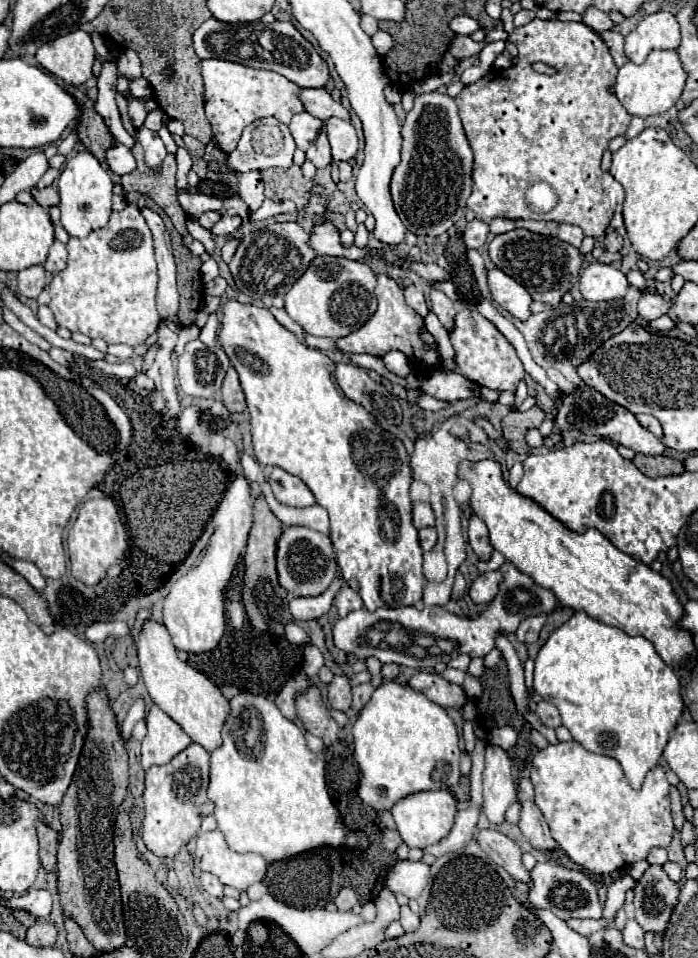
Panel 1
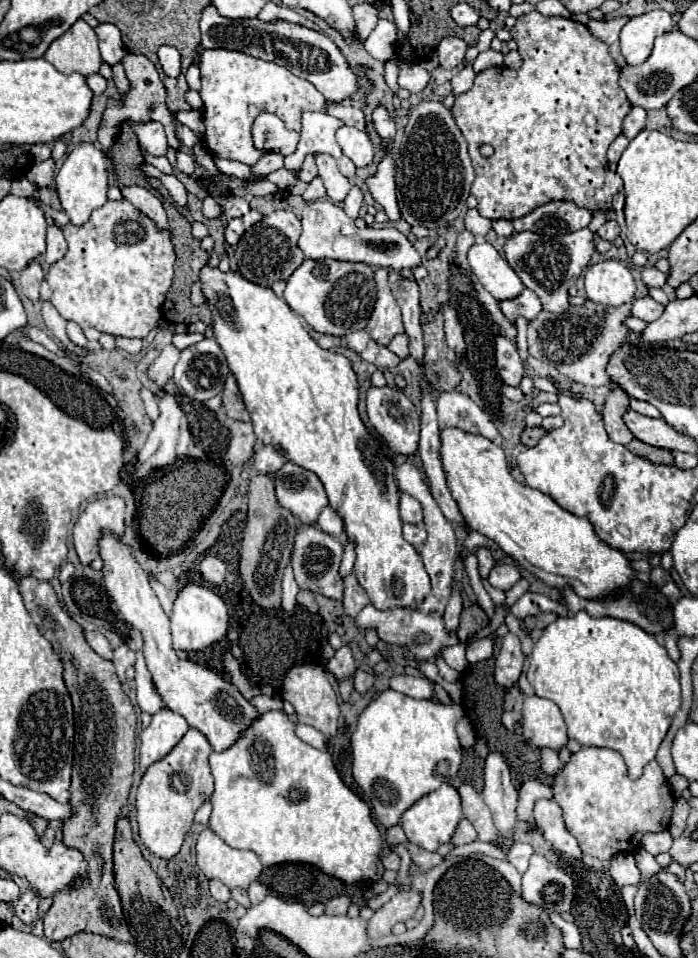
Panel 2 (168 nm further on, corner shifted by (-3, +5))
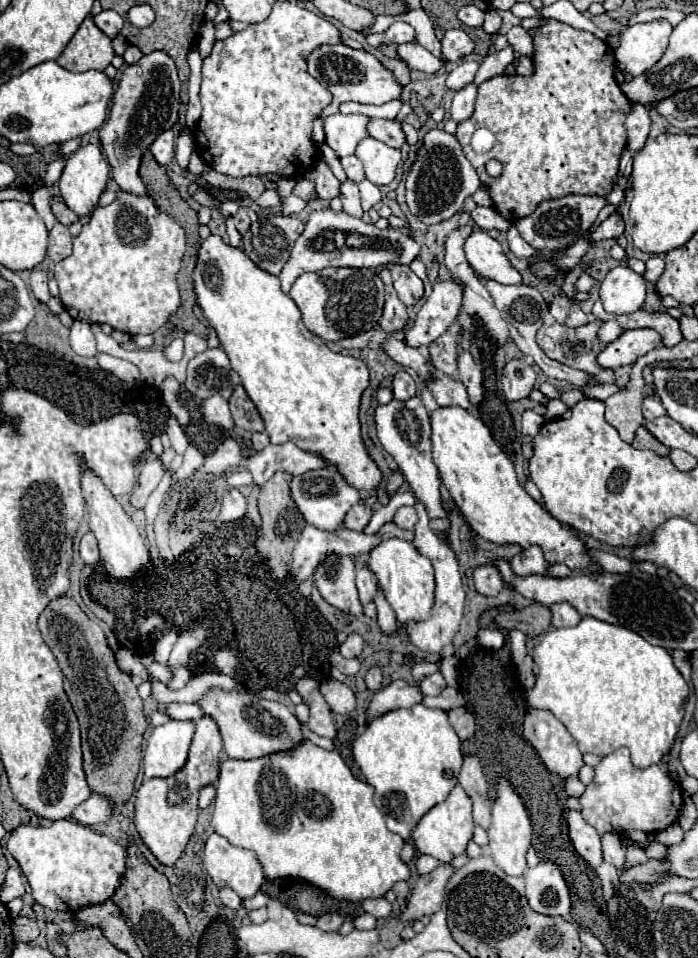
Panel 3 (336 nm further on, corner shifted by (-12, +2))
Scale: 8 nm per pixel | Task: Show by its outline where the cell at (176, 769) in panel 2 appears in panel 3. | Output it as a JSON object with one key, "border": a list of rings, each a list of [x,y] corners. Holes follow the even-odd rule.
{"border":[[[203,715],[197,723],[195,737],[191,743],[189,759],[185,767],[173,777],[165,779],[145,779],[135,797],[135,815],[133,823],[141,837],[141,841],[149,847],[149,851],[157,857],[161,865],[175,865],[181,857],[197,821],[197,797],[203,785],[215,783],[219,775],[219,757],[223,751],[223,741],[219,727],[213,717]]]}

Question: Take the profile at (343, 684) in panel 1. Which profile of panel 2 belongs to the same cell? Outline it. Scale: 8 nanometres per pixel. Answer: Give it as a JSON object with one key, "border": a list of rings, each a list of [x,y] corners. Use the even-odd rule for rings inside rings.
{"border":[[[342,646],[330,660],[328,660],[328,666],[326,670],[330,674],[334,674],[334,678],[338,682],[346,680],[346,678],[352,678],[354,672],[356,672],[356,666],[354,666],[354,658],[352,658],[352,650],[348,646]]]}

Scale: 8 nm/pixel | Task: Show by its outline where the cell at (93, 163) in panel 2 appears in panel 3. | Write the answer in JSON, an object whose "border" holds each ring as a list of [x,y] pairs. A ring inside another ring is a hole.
{"border":[[[83,145],[65,159],[65,169],[59,179],[59,191],[67,207],[83,217],[97,205],[107,179],[107,157],[97,145]]]}

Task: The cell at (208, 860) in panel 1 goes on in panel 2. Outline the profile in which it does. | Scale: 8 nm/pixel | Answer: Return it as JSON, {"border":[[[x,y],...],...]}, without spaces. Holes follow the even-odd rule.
{"border":[[[210,828],[202,830],[198,836],[196,858],[198,868],[206,874],[206,878],[218,878],[228,888],[248,888],[262,872],[262,862],[254,852],[230,848]]]}

